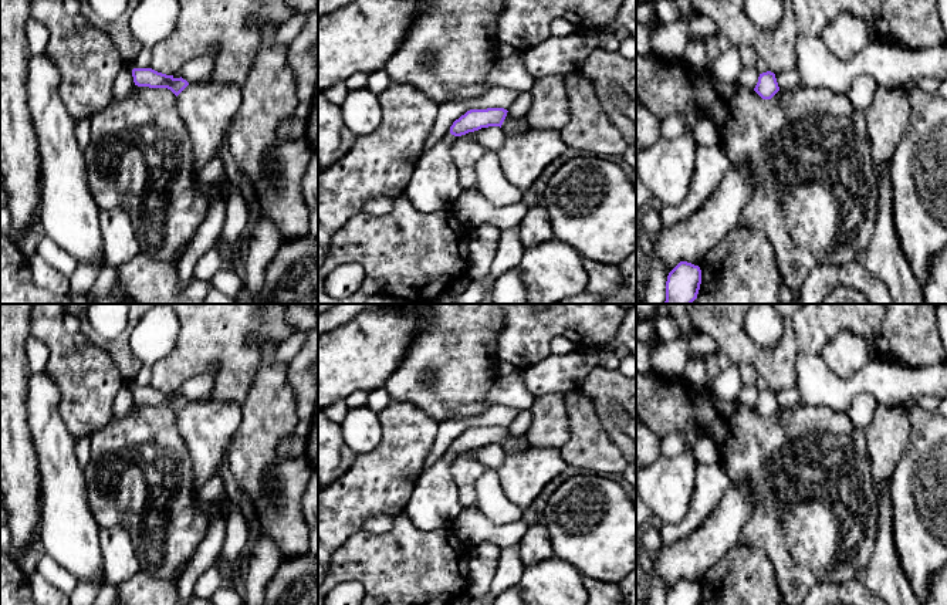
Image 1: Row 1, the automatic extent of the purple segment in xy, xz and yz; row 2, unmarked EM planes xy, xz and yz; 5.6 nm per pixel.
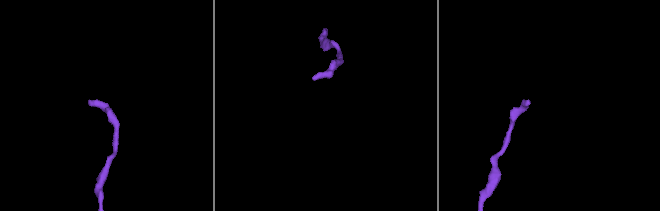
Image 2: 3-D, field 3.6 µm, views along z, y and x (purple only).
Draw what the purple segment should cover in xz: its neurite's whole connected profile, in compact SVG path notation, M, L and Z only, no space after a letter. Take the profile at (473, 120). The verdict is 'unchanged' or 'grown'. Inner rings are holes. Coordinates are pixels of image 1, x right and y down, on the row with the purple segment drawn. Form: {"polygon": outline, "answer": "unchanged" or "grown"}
{"polygon": "M504 108L470 109L456 119L450 132L422 153L403 196L422 213L450 207L464 190L451 156L456 138L481 128L501 128L507 112Z", "answer": "grown"}

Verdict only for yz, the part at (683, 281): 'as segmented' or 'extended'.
as segmented

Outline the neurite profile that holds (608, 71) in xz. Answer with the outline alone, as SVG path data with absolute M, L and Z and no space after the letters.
M595 48L578 68L593 87L602 109L628 145L636 145L636 125L616 107L612 92L622 91L636 101L636 58L628 60L619 51Z

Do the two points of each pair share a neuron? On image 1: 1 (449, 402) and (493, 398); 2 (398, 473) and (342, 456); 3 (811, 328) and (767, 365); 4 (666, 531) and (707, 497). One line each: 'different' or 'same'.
1: different
2: different
3: different
4: same

